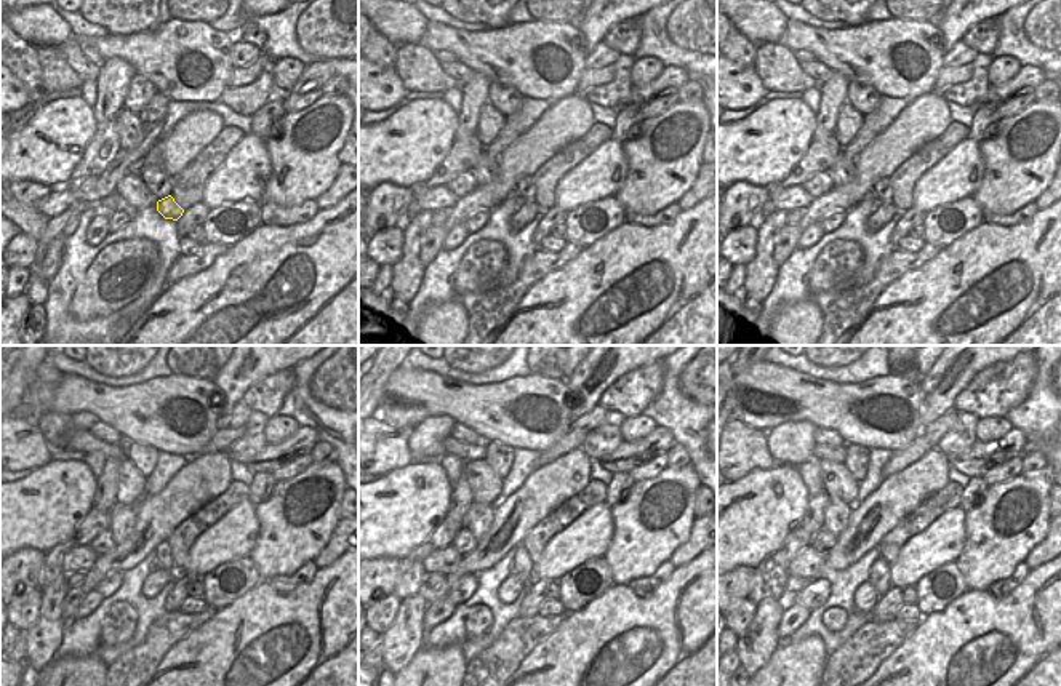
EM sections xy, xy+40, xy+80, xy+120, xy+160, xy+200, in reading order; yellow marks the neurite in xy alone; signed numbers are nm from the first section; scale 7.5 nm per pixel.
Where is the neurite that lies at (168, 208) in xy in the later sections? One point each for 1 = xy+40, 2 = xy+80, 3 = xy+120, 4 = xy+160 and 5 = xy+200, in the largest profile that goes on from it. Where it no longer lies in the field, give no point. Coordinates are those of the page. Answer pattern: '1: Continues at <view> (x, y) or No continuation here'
1: Continues at xy+40 (528, 210)
2: Continues at xy+80 (885, 211)
3: Continues at xy+120 (157, 579)
4: Continues at xy+160 (511, 587)
5: Continues at xy+200 (866, 597).

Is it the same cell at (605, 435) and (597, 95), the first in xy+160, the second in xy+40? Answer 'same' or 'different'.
same

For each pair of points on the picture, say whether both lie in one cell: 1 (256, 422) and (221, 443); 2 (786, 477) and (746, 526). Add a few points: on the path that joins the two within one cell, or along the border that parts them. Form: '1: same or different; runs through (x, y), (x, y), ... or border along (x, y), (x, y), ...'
1: different; border along (245, 427), (245, 432), (223, 450)
2: same; runs through (784, 491), (781, 499), (776, 499), (760, 512)

